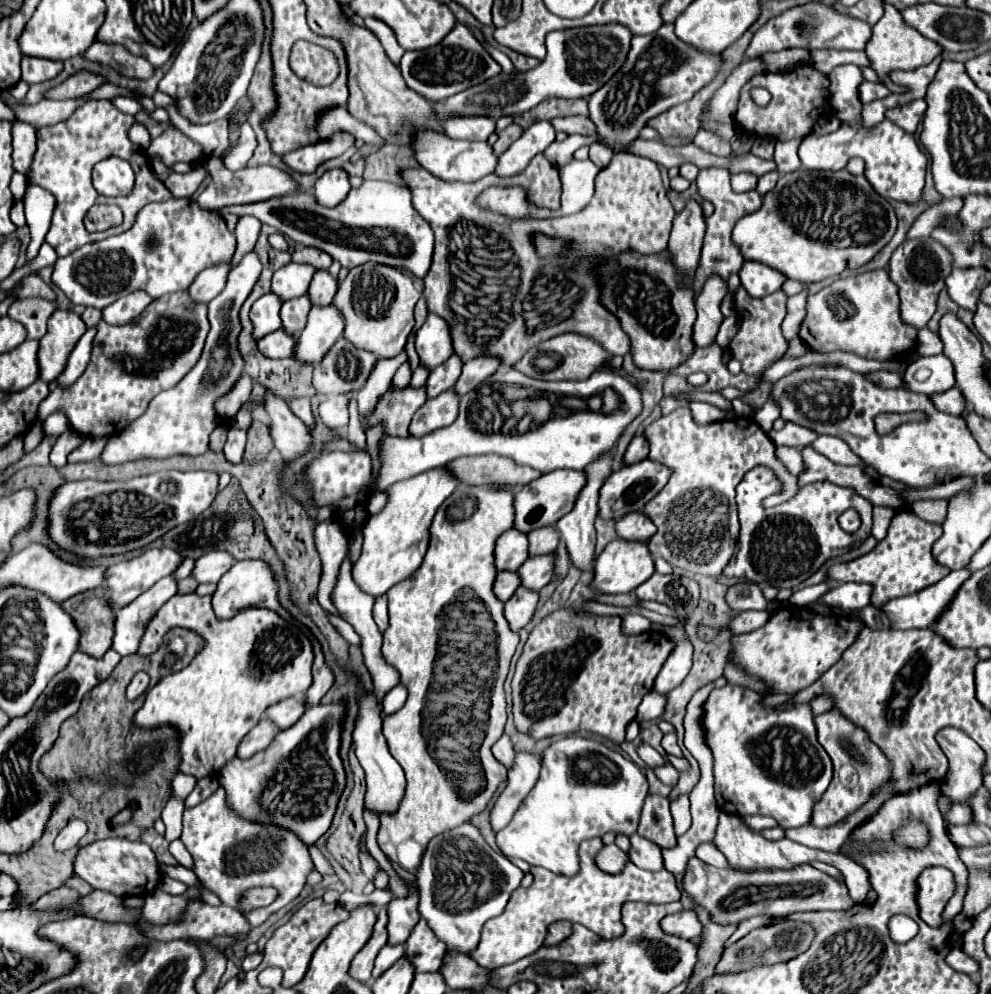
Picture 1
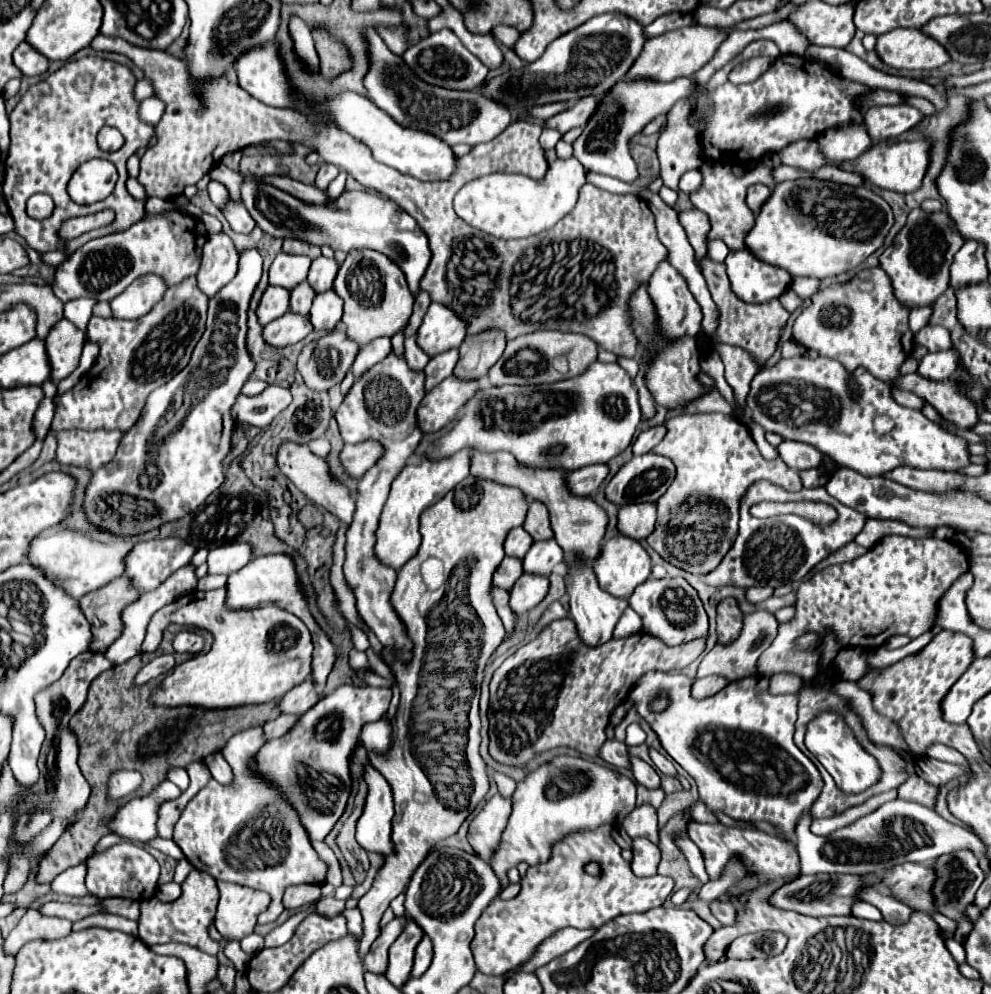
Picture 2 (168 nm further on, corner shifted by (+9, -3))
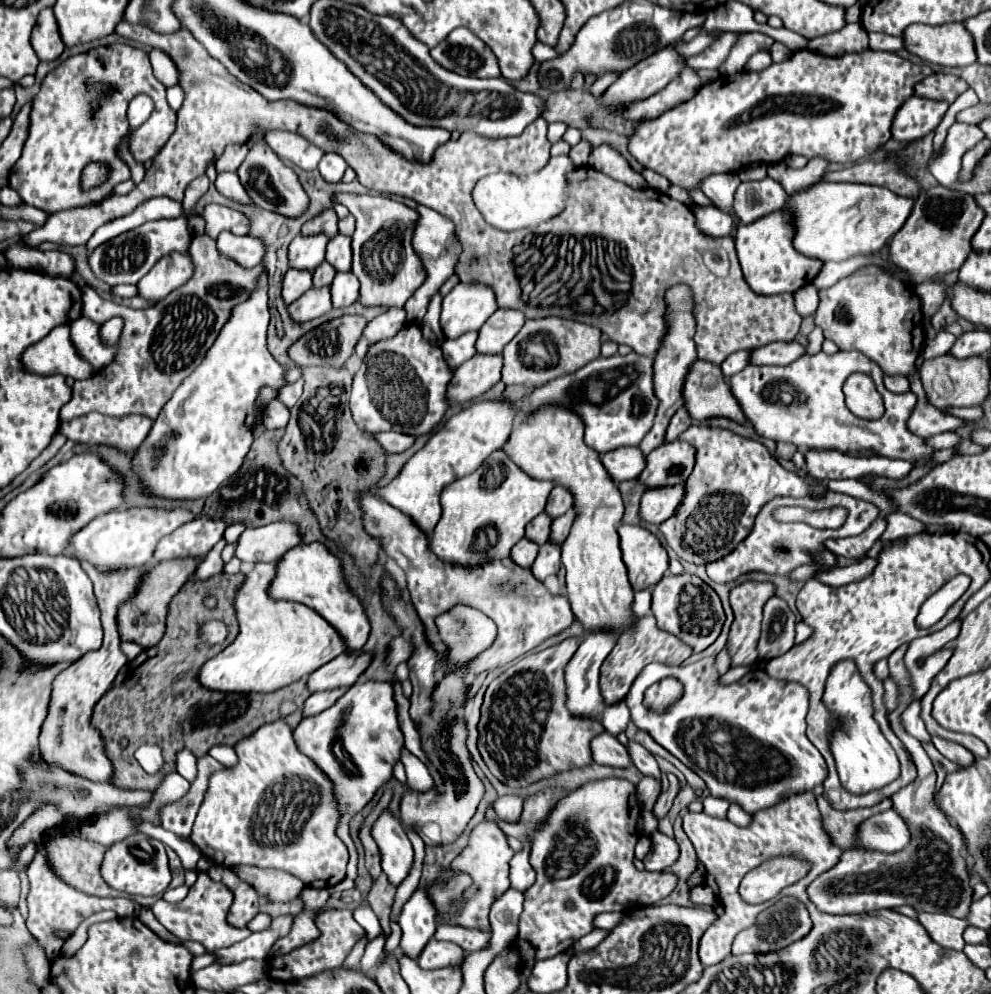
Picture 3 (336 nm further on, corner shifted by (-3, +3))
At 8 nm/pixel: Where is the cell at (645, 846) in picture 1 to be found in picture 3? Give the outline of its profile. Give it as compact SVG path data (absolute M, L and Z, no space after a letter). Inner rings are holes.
M654 831L650 835L652 847L648 855L644 857L646 871L664 871L678 859L678 845L672 837L666 837L660 831Z

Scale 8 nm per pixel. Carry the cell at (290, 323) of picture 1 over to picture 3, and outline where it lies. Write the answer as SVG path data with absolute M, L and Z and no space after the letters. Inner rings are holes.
M324 261L322 265L318 265L318 267L314 269L314 273L312 273L312 277L314 277L314 289L318 289L318 287L328 287L328 285L332 283L334 275L336 275L334 267L330 267L326 261Z

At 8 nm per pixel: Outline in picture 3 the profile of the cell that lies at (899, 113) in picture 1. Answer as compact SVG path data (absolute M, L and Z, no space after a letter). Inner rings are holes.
M910 97L894 115L892 123L892 139L896 141L914 141L938 127L944 113L948 111L948 103L930 101L922 97Z

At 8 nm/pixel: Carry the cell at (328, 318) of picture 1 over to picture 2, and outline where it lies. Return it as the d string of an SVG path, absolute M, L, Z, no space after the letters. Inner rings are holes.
M334 289L318 293L310 309L310 321L314 329L332 331L340 319L342 319L342 299L334 293Z

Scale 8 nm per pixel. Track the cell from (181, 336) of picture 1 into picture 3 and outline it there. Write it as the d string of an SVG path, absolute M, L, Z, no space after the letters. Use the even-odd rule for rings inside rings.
M190 217L188 223L190 231L194 233L194 241L190 245L194 275L166 299L146 309L130 309L126 305L102 299L90 287L82 287L82 315L98 325L104 325L112 317L122 317L124 331L118 341L114 361L96 371L90 379L74 383L72 399L60 409L62 421L70 421L92 411L110 417L144 415L156 419L182 379L202 363L208 347L214 343L222 325L230 317L234 303L248 299L252 293L254 281L258 273L264 271L264 265L254 269L236 265L216 251L214 239L204 233L202 217Z

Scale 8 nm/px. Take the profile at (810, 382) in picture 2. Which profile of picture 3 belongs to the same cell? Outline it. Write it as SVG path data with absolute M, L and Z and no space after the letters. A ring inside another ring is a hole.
M838 351L834 355L826 355L826 353L818 353L818 355L802 355L796 359L796 363L790 363L786 367L752 367L752 369L744 369L740 373L736 373L734 377L730 377L730 387L734 391L734 397L738 399L738 403L742 405L744 415L754 423L754 429L772 439L772 441L790 441L796 447L814 447L814 449L836 449L842 453L848 451L872 451L874 455L882 455L888 459L906 459L906 461L928 461L936 449L930 447L926 443L924 437L914 435L906 421L916 405L916 395L910 391L906 395L896 395L886 391L884 383L884 371L878 367L878 363L874 363L872 359L864 357L858 351ZM850 373L868 373L882 399L884 399L884 415L880 419L868 421L868 419L860 419L856 417L844 403L844 393L842 393L842 385L846 381L846 377Z

